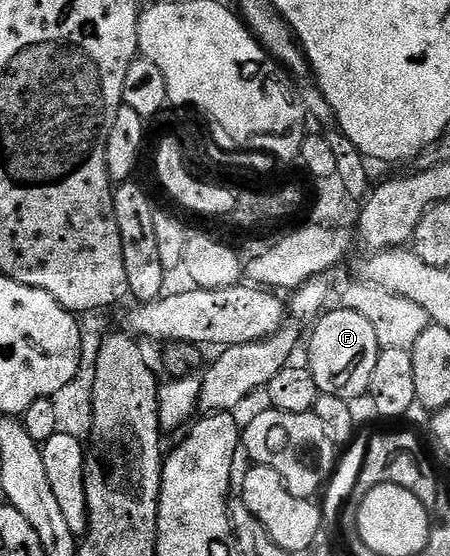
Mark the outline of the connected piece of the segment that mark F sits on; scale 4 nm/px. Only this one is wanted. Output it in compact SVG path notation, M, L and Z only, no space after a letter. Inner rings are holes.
M337 306L334 312L326 311L311 329L313 333L309 336L307 367L315 378L318 393L357 402L360 396L364 397L369 391L371 374L382 349L371 322L367 322L363 314L355 314L355 310Z

